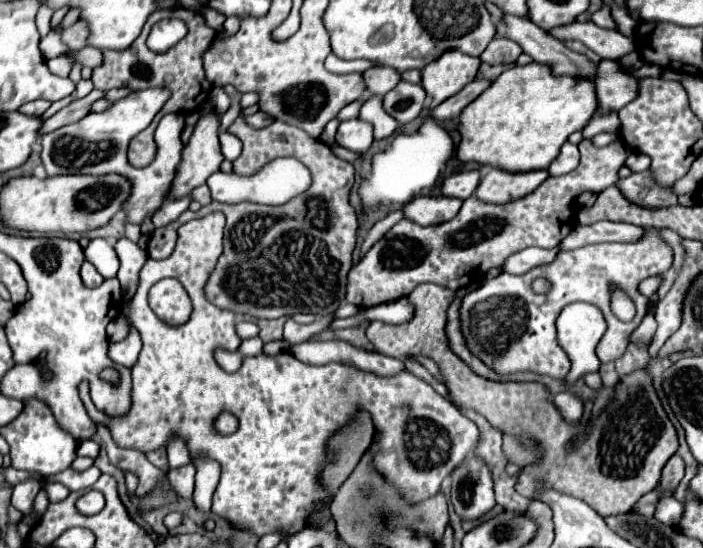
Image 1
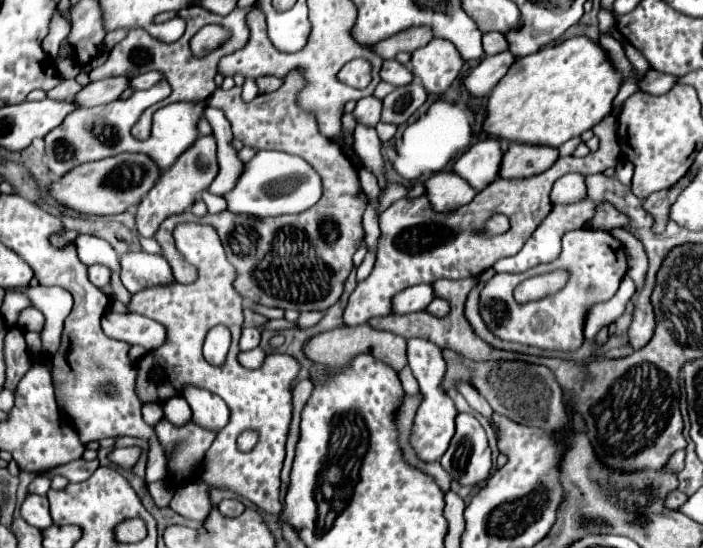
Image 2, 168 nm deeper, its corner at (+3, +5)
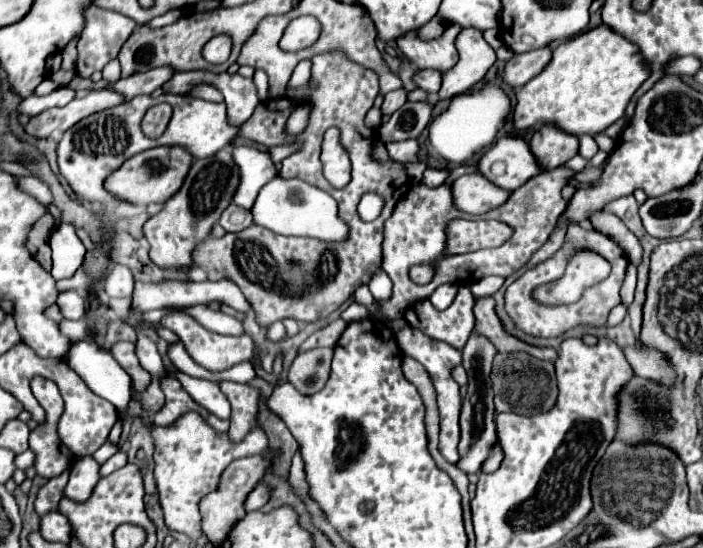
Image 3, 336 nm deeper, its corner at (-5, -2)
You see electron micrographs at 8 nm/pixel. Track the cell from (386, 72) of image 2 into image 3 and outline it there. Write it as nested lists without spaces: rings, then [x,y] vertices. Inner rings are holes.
[[[417,70],[413,76],[413,82],[417,88],[425,90],[427,94],[435,94],[441,88],[441,74],[433,72],[433,70]]]

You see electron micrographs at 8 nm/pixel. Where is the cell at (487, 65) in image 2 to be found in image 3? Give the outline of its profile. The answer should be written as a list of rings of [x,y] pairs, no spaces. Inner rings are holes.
[[[529,50],[525,54],[515,54],[503,70],[503,82],[511,88],[523,88],[531,78],[535,78],[551,60],[551,50]]]

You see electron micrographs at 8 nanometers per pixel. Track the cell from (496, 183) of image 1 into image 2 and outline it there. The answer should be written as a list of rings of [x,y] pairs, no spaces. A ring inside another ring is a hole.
[[[511,145],[503,155],[501,177],[531,177],[549,169],[557,159],[559,149],[545,149],[545,145]]]

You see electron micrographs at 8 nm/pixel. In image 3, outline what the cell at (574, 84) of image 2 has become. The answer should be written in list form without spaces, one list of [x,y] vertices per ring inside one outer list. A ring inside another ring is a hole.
[[[607,26],[593,28],[563,42],[553,52],[553,58],[543,72],[517,92],[513,128],[529,130],[555,124],[559,130],[573,136],[595,136],[623,116],[631,96],[647,78],[649,70],[635,44],[627,42]]]

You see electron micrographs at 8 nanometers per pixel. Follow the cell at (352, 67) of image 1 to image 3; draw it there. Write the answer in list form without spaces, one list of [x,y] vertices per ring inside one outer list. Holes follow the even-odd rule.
[[[437,14],[429,24],[421,26],[421,28],[417,30],[417,36],[419,36],[421,40],[435,40],[435,38],[439,38],[439,36],[445,32],[445,28],[447,28],[447,20],[445,20],[441,14]]]

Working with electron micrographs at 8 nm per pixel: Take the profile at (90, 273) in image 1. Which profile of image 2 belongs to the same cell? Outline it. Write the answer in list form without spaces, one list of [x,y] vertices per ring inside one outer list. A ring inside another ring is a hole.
[[[91,265],[89,267],[89,279],[93,285],[97,285],[110,298],[114,297],[111,283],[111,269],[105,265]]]

